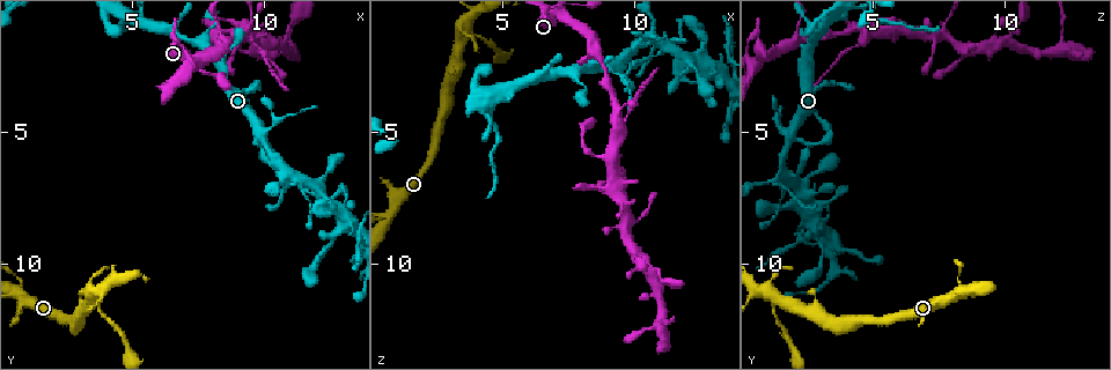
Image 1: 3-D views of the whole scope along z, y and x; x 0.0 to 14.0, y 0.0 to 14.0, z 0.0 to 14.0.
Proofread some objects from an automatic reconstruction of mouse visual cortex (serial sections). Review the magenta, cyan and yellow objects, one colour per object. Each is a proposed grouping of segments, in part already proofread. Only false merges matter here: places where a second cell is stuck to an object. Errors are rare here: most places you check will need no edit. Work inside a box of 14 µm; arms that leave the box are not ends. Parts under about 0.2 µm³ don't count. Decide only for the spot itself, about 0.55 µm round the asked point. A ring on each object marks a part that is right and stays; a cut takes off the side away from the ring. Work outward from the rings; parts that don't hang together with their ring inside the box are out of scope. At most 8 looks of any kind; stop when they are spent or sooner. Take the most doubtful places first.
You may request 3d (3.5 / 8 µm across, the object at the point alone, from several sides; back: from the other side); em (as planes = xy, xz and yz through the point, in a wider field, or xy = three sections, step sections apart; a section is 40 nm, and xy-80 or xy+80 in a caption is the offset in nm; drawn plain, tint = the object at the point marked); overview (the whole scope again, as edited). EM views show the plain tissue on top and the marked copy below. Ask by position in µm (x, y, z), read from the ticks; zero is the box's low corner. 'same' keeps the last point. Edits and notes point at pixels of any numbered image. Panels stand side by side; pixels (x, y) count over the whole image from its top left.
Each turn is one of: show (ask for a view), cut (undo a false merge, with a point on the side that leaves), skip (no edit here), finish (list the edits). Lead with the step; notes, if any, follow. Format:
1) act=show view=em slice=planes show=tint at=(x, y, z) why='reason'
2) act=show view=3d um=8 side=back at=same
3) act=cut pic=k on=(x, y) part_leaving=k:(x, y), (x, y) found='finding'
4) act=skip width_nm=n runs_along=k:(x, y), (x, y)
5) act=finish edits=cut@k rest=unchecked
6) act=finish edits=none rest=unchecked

act=show view=3d um=3.5 at=(12.4, 9.3, 3.1) why='narrows sharply'

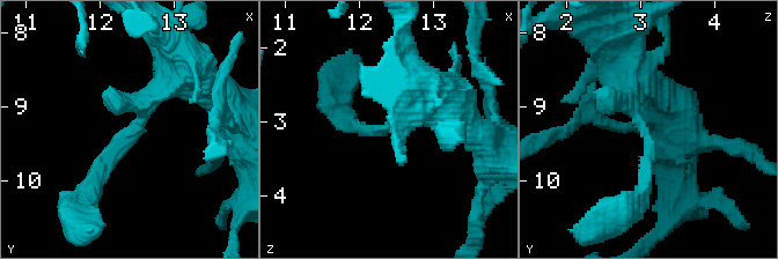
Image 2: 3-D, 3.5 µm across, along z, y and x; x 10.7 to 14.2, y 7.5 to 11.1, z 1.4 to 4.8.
act=show view=em slice=planes show=tint at=(12.45, 9.35, 3.10) why='need the tissue'

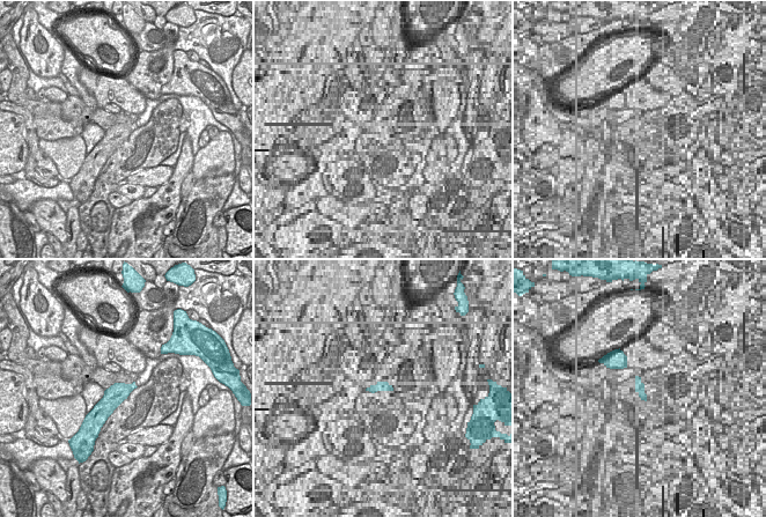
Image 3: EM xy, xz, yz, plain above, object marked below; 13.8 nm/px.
act=skip runs_along=2:(169, 75), (87, 199) found='all the same cell'

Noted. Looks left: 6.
act=show view=3d um=3.5 at=(9.4, 1.1, 4.1) why='thick turns thin'

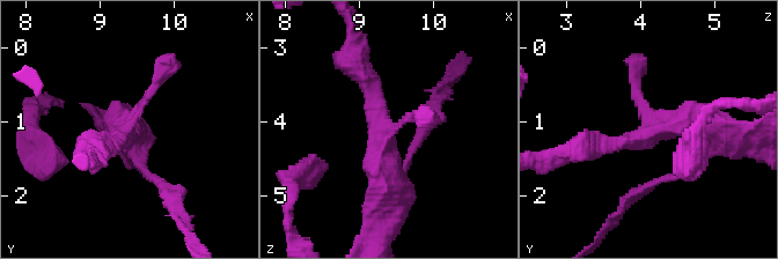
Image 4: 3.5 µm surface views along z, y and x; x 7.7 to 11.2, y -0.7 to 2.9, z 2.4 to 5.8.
act=show view=em slice=xy step=5 show=tint at=(9.35, 1.15, 4.15)

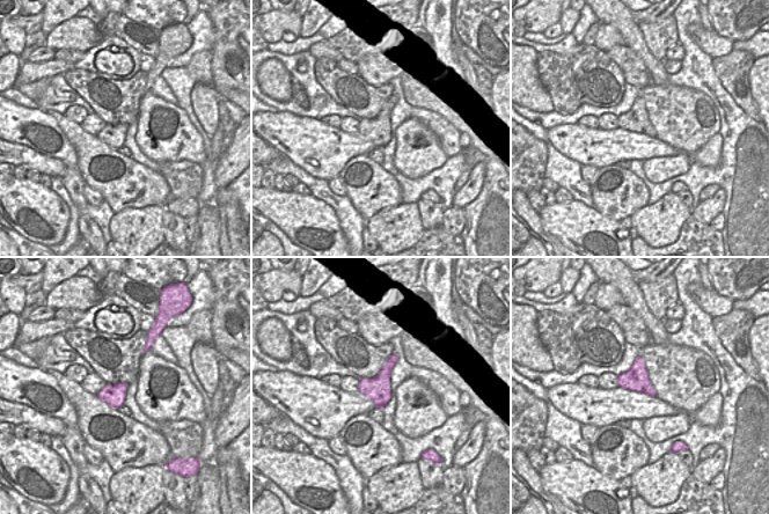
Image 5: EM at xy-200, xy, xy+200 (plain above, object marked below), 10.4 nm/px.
act=skip width_nm=260 runs_along=4:(359, 69), (383, 130), (387, 206) found='one cell here'

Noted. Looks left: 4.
act=show view=3d um=3.5 at=(11.1, 1.8, 12.0) why='arms part here'

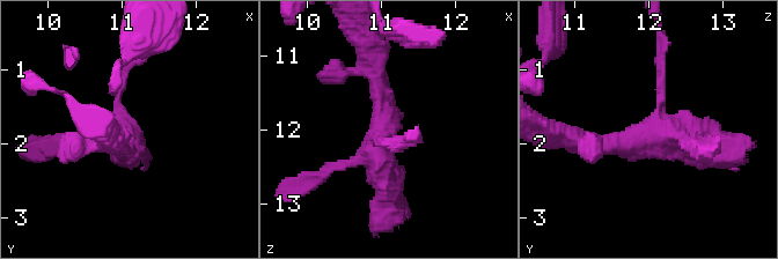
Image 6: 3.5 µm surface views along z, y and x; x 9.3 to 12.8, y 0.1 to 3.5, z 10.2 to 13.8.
act=show view=em slice=planes show=tint at=(11.00, 1.80, 12.05) why='now the EM'

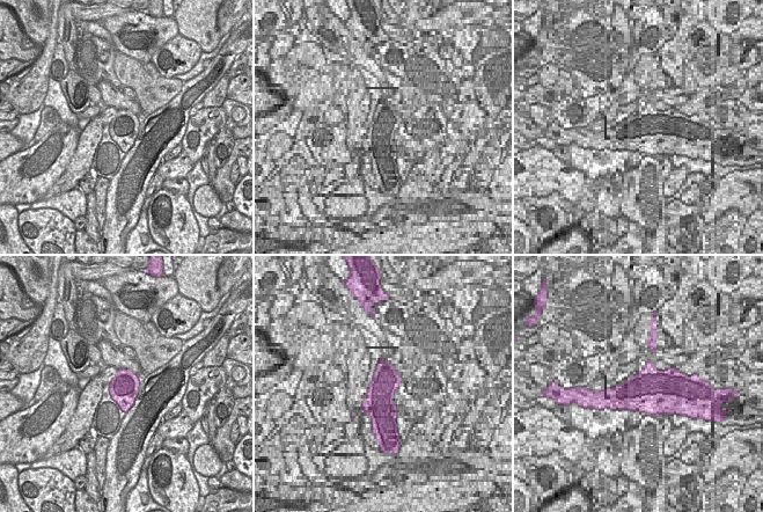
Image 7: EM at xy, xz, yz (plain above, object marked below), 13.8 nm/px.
act=skip width_nm=400 runs_along=6:(372, 63), (389, 184), (382, 205) found='continuous, no second cell'

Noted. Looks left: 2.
act=finish edits=none rest=unchecked

